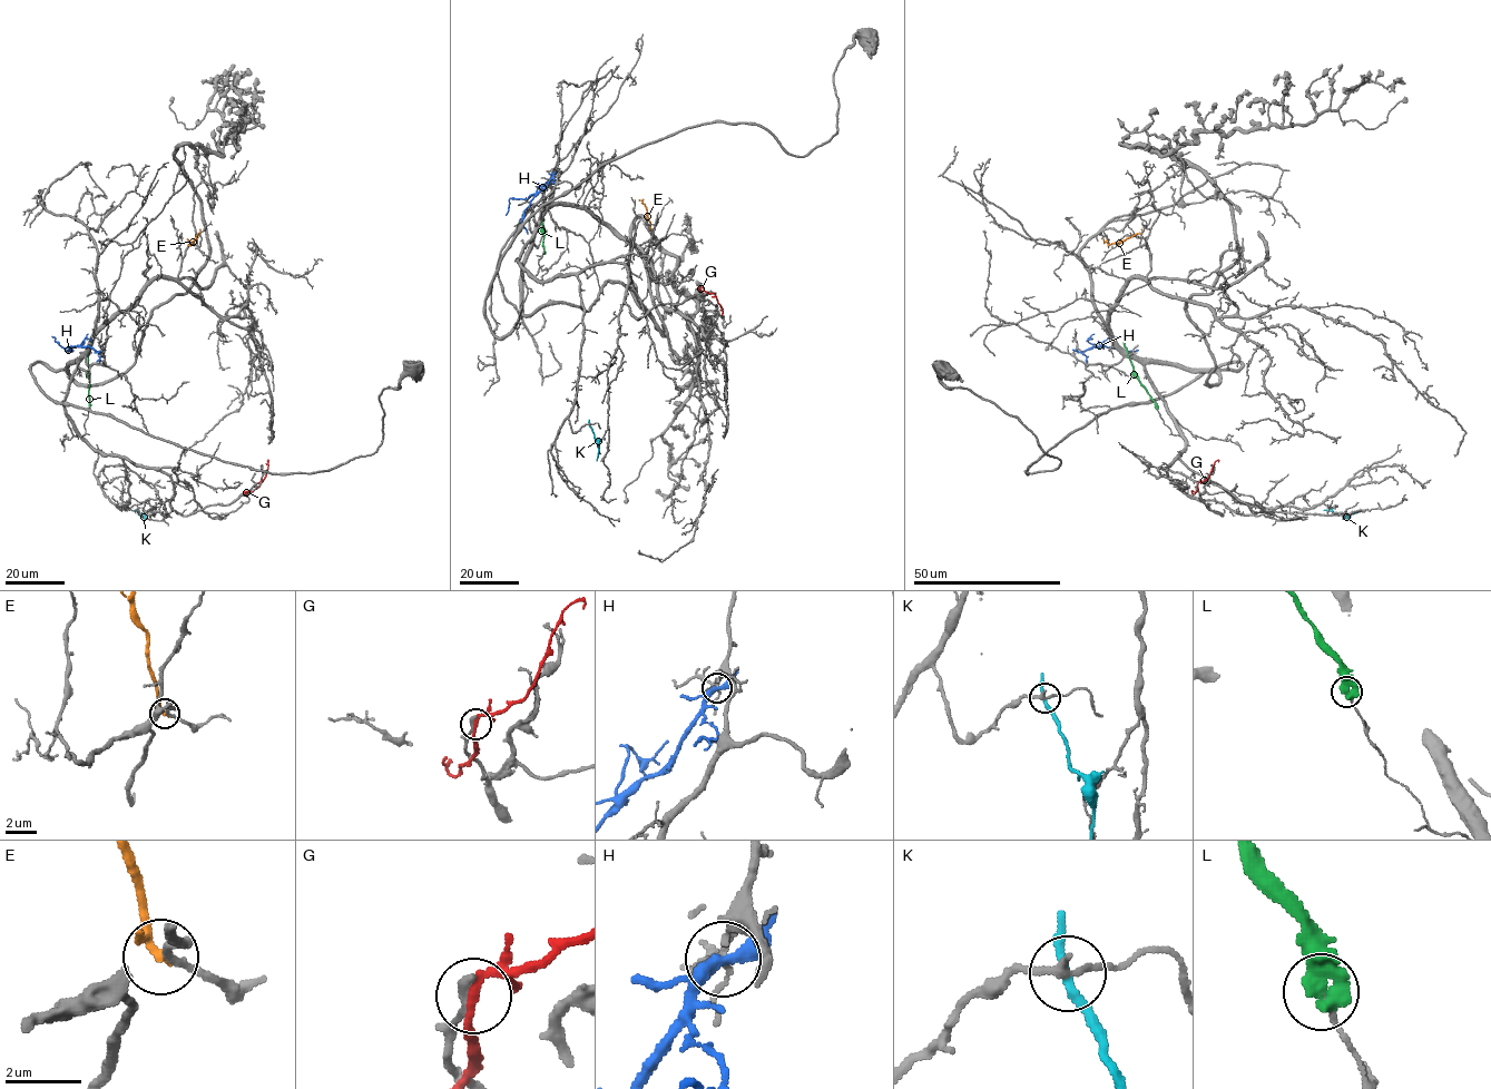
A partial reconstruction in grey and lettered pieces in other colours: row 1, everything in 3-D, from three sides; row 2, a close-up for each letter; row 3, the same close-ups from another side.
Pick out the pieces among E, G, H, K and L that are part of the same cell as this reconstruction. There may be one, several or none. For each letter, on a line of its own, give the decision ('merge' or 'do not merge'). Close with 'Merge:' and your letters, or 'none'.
E: do not merge
G: do not merge
H: do not merge
K: do not merge
L: do not merge
Merge: none

